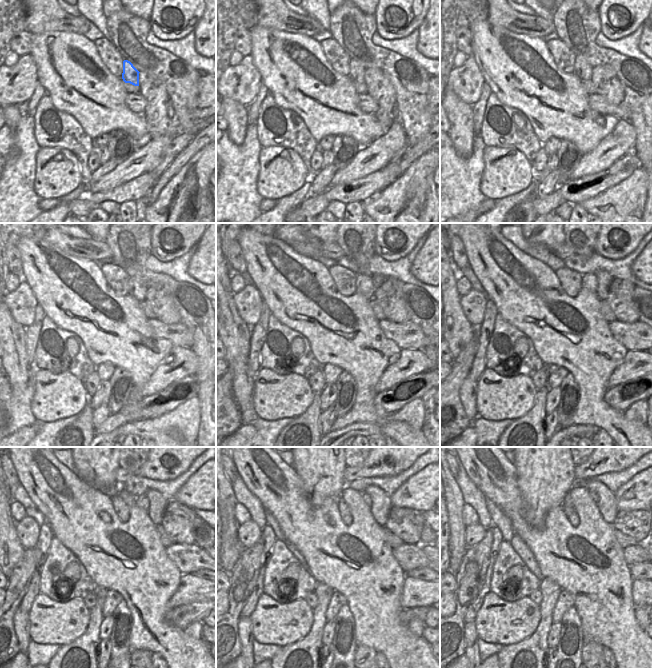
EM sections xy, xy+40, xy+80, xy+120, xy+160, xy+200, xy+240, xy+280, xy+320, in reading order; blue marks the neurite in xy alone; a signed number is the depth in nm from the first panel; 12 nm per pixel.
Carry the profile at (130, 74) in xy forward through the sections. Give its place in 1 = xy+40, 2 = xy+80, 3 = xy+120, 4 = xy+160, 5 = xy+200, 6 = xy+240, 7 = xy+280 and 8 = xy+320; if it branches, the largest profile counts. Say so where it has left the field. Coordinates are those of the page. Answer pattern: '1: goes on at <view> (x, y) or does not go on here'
1: goes on at xy+40 (357, 72)
2: goes on at xy+80 (582, 68)
3: goes on at xy+120 (137, 288)
4: goes on at xy+160 (364, 284)
5: goes on at xy+200 (589, 280)
6: goes on at xy+240 (142, 501)
7: goes on at xy+280 (366, 496)
8: goes on at xy+320 (594, 495)

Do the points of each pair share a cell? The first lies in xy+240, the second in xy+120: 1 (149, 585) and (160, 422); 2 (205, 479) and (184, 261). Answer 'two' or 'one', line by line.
1: two
2: two

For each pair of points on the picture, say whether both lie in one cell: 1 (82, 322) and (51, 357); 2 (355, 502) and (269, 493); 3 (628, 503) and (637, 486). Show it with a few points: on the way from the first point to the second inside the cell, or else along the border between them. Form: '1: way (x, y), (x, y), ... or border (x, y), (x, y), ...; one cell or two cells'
1: border (52, 320), (74, 332), (86, 351); two cells
2: way (349, 528), (317, 528), (296, 510); one cell
3: way (630, 499), (637, 490); one cell

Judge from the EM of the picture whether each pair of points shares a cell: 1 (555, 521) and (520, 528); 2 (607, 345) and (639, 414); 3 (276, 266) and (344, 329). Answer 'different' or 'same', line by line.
1: same
2: different
3: same

